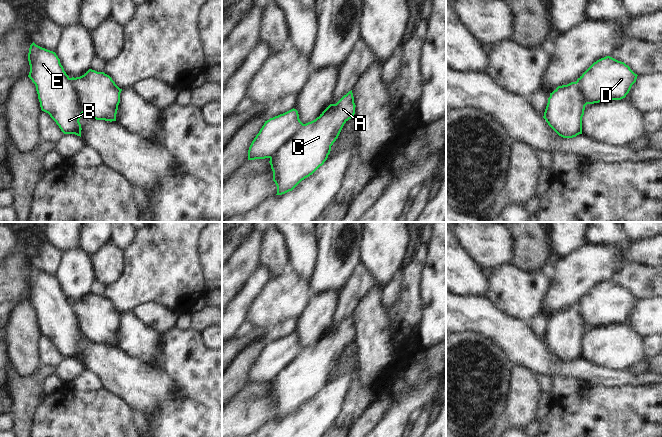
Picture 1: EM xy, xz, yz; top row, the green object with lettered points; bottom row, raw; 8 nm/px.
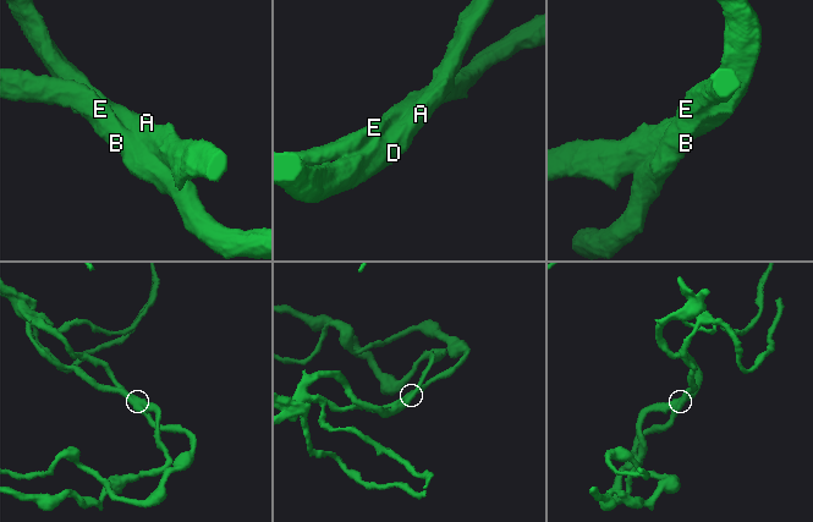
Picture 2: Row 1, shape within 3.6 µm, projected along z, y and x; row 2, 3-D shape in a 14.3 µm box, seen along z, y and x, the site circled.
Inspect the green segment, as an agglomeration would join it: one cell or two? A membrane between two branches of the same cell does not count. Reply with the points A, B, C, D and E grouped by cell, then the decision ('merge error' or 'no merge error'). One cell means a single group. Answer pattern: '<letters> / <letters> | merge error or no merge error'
A C D / B E | merge error

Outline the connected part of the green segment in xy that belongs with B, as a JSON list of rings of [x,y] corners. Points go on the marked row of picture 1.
[[[33,42],[28,61],[28,77],[36,86],[41,110],[50,115],[64,134],[81,137],[79,120],[84,112],[75,87],[56,53]]]

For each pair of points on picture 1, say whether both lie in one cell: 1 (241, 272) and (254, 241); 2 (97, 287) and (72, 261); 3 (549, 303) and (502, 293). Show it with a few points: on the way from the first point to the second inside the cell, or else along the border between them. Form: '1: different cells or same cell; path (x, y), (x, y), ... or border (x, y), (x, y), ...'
1: same cell; path (241, 264), (245, 260), (249, 249)
2: different cells; border (95, 280), (89, 292)
3: different cells; border (551, 280), (539, 311)

